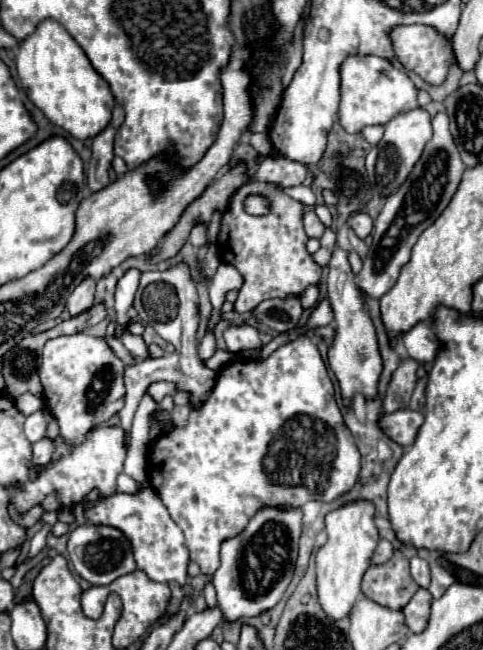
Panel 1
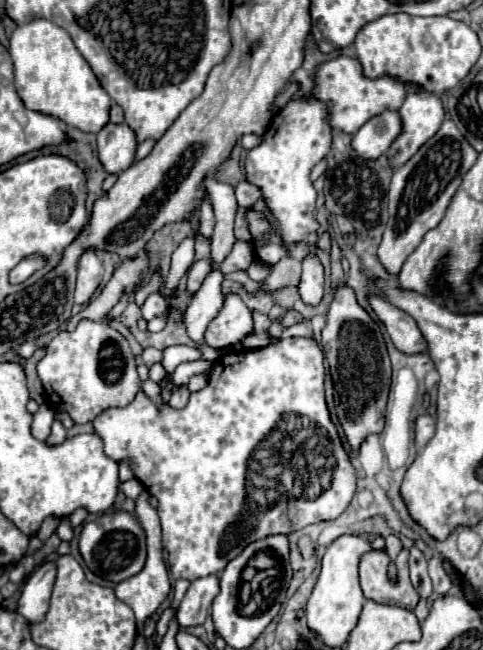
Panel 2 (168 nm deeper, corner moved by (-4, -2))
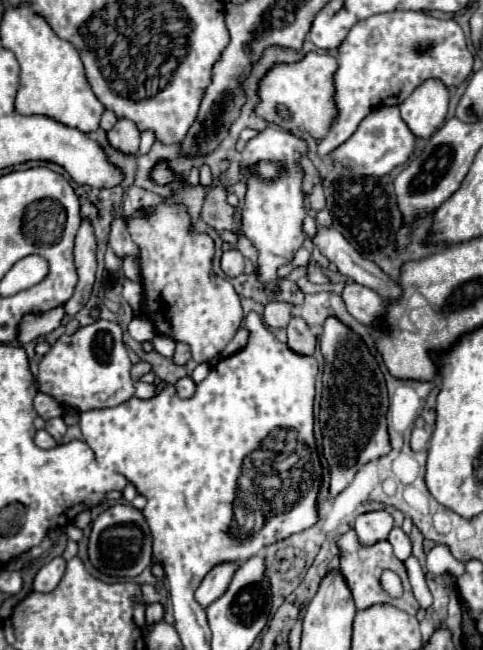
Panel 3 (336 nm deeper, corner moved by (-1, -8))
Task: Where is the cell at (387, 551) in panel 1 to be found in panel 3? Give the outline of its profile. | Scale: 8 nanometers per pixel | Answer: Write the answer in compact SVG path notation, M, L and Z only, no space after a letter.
M399 526L391 530L391 534L389 534L387 540L391 542L391 546L393 546L393 550L395 550L395 556L397 556L399 560L405 562L405 560L411 556L411 552L413 552L413 540L411 540L411 536L405 534Z

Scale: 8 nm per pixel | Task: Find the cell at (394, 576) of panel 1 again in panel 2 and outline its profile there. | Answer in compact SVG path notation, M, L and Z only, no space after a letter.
M372 550L360 560L360 584L368 600L378 604L392 604L406 610L414 610L420 596L408 578L408 550L402 550L394 564L398 568L398 582L388 578L390 558L384 550Z

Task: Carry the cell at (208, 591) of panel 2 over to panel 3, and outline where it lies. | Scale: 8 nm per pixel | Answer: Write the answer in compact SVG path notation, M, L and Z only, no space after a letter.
M221 562L213 566L213 570L203 578L201 586L195 590L195 600L207 608L211 602L215 602L223 592L227 590L233 574L237 572L239 564L237 562Z

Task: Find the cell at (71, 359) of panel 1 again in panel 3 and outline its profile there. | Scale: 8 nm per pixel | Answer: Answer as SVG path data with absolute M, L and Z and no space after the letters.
M95 320L71 336L61 336L39 364L39 390L53 396L65 408L79 412L93 408L119 406L135 394L135 382L129 376L131 360L123 346L123 330L117 322Z

